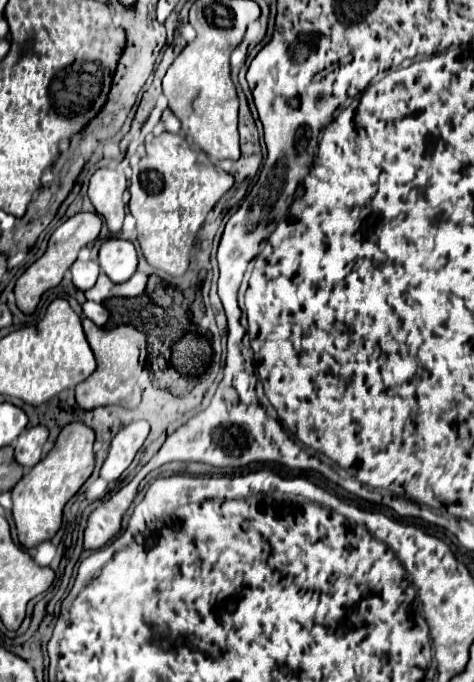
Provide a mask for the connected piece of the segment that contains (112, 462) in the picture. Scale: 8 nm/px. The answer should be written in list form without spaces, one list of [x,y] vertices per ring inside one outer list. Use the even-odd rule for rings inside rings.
[[[138,420],[132,422],[128,426],[124,426],[110,444],[110,452],[100,468],[100,478],[112,482],[118,480],[118,476],[130,466],[130,462],[134,460],[136,452],[140,450],[144,438],[148,436],[148,422]]]

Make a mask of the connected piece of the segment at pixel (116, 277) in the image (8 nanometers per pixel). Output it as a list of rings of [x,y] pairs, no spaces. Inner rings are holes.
[[[108,238],[100,246],[100,268],[102,272],[114,282],[126,282],[138,266],[138,254],[132,242],[122,240],[122,238]]]

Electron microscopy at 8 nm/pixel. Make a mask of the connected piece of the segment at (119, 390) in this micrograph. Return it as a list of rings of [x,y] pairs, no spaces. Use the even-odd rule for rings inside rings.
[[[82,318],[82,326],[86,332],[86,338],[90,342],[90,348],[96,356],[98,368],[96,372],[80,382],[76,386],[76,402],[82,410],[92,410],[98,406],[110,406],[118,404],[124,408],[134,408],[140,402],[140,388],[136,384],[130,384],[130,378],[136,378],[136,374],[142,372],[146,362],[146,336],[138,332],[134,326],[118,326],[112,330],[104,330],[90,322],[88,318]]]

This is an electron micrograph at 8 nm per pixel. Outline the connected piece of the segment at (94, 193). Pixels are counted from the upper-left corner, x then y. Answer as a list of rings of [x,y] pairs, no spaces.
[[[124,164],[118,168],[98,168],[90,176],[88,184],[88,198],[94,204],[96,212],[106,220],[112,234],[120,232],[124,222],[122,194],[126,190],[126,174],[122,166]]]

